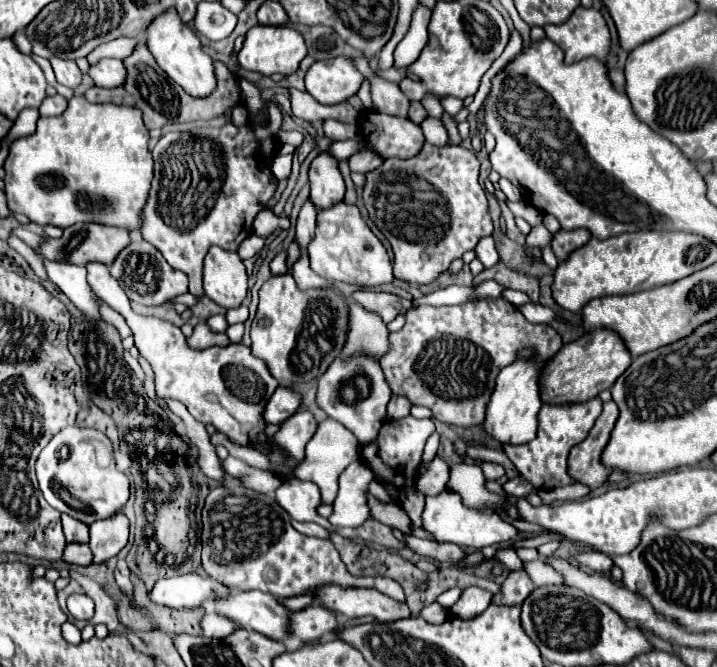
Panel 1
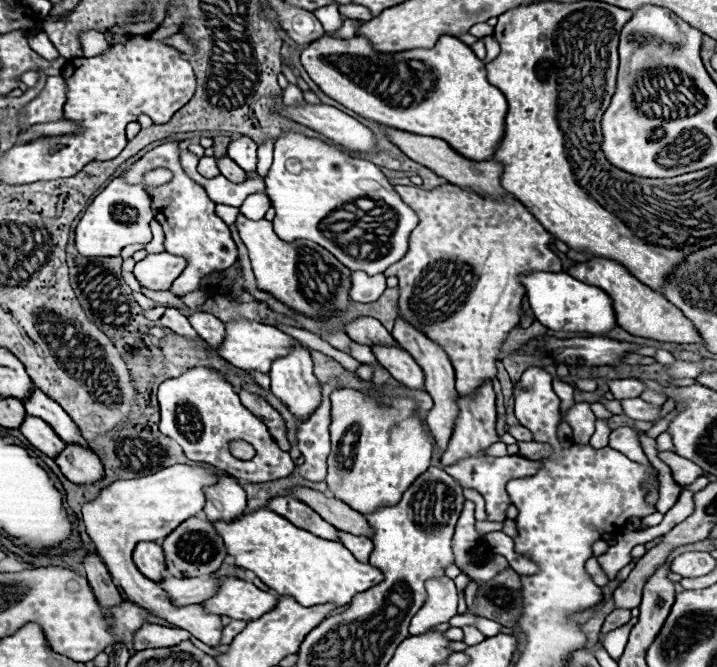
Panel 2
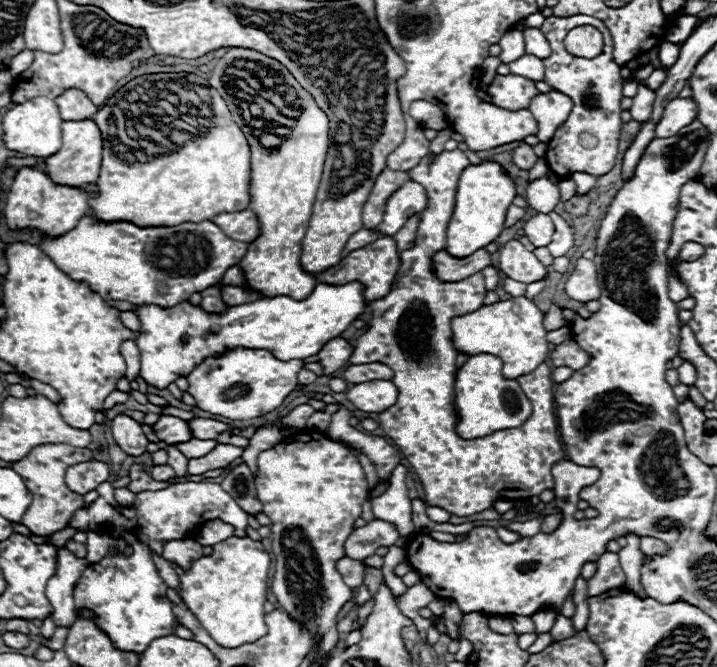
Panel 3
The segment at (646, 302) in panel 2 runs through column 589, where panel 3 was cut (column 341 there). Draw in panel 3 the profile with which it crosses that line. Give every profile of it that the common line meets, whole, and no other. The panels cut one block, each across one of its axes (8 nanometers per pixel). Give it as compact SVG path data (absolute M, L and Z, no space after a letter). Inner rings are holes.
M384 236L384 238L378 238L376 242L364 246L364 248L350 252L346 258L342 258L340 264L324 270L316 280L328 282L328 284L346 284L346 282L352 282L352 280L364 282L364 286L366 286L364 296L366 296L368 302L372 302L372 300L384 298L390 292L390 286L394 282L398 268L400 268L400 252L398 252L396 240L392 236Z

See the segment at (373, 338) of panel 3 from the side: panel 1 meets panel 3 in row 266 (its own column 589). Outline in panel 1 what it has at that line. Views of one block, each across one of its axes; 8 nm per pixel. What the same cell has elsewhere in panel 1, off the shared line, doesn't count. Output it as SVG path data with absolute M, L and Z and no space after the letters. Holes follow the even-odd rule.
M592 398L588 402L578 402L578 404L544 404L540 410L540 426L538 426L538 436L526 444L504 444L502 450L504 454L512 460L516 466L518 474L526 478L536 490L554 490L560 486L574 484L576 480L568 476L568 454L570 448L580 444L590 428L594 426L596 418L602 412L602 400Z

